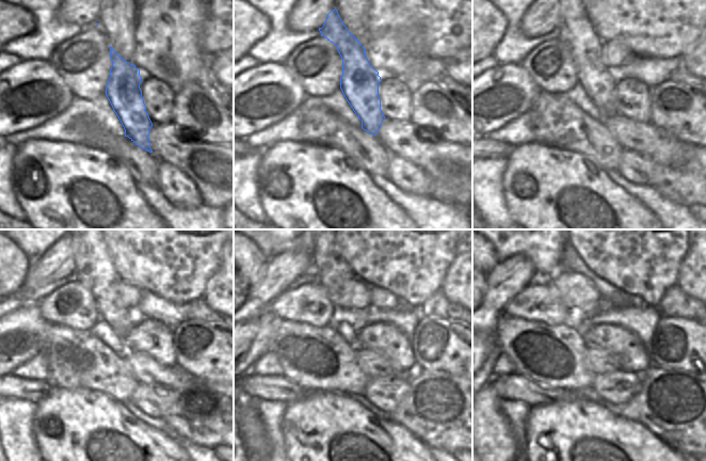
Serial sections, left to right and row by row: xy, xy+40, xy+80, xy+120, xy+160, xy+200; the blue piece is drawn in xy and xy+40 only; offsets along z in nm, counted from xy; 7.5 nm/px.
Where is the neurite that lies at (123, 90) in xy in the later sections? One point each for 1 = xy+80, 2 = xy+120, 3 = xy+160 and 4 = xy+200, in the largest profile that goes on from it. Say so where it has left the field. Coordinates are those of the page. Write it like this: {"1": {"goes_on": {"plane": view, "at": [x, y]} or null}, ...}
{"1": {"goes_on": {"plane": "xy+80", "at": [575, 30]}}, "2": {"goes_on": {"plane": "xy+120", "at": [96, 272]}}, "3": {"goes_on": {"plane": "xy+160", "at": [332, 270]}}, "4": {"goes_on": {"plane": "xy+200", "at": [561, 251]}}}

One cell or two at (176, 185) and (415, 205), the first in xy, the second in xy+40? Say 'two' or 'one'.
two

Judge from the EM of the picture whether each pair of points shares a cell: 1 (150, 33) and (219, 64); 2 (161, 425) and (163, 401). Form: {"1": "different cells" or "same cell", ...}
{"1": "different cells", "2": "different cells"}

